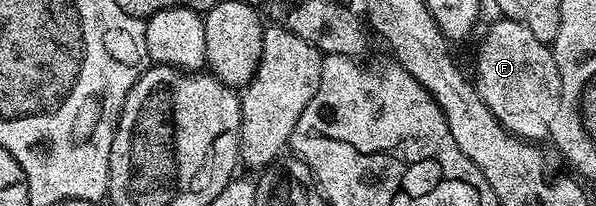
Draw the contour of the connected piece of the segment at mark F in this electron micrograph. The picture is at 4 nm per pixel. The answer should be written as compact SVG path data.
M500 18L486 30L476 55L472 84L480 100L498 117L505 130L525 141L546 139L551 132L561 77L556 71L552 50L538 41L526 25L513 19Z

